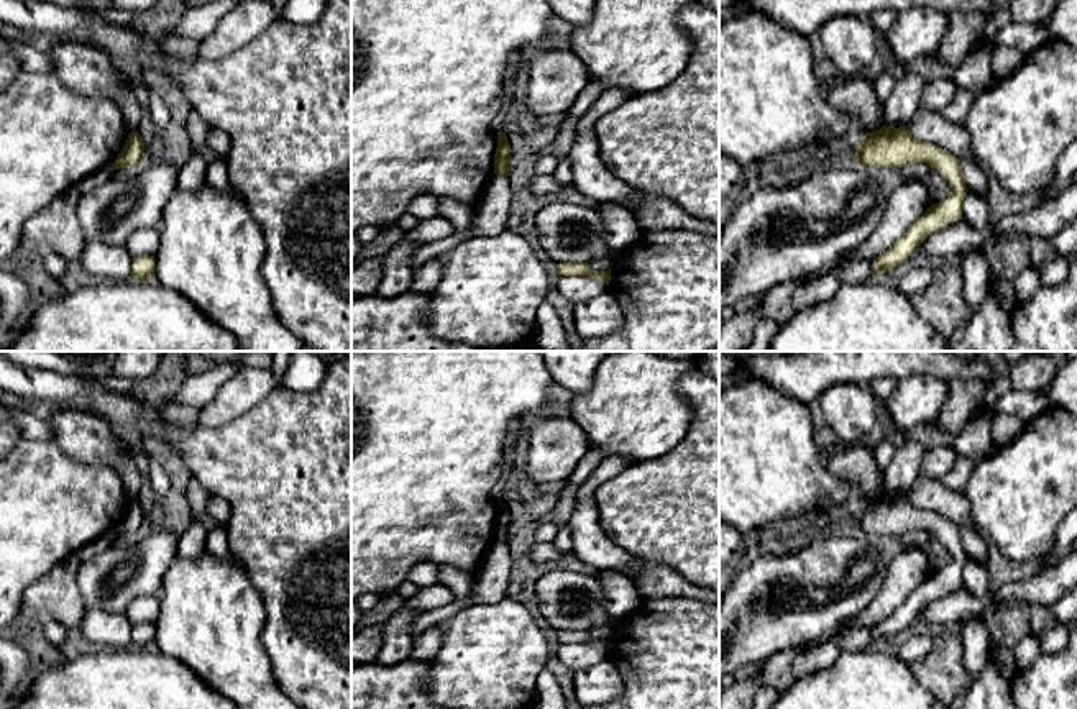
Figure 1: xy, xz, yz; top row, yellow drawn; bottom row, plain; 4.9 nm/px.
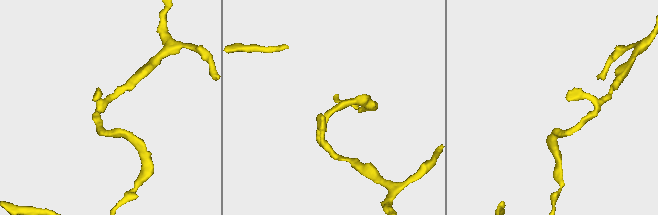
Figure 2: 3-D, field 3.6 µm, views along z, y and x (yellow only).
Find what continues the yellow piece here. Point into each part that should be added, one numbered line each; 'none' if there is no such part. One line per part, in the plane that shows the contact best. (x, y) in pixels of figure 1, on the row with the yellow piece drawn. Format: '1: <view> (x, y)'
none

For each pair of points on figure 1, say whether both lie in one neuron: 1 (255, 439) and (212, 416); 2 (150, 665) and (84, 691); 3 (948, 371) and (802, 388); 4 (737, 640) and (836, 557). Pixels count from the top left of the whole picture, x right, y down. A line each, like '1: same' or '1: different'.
1: different
2: same
3: same
4: same

